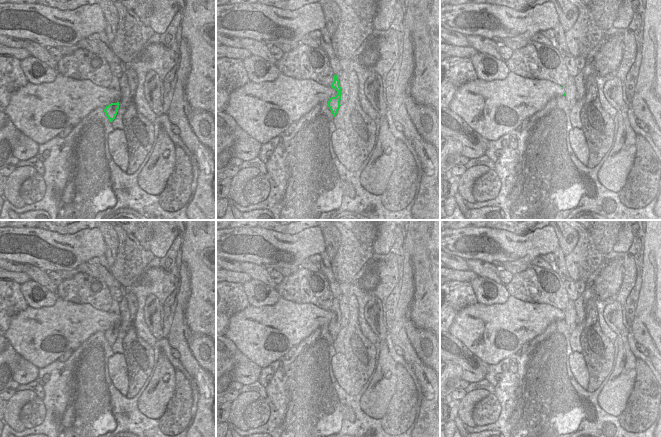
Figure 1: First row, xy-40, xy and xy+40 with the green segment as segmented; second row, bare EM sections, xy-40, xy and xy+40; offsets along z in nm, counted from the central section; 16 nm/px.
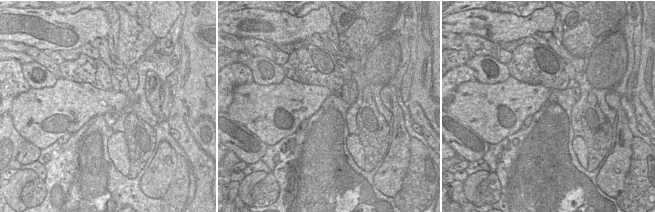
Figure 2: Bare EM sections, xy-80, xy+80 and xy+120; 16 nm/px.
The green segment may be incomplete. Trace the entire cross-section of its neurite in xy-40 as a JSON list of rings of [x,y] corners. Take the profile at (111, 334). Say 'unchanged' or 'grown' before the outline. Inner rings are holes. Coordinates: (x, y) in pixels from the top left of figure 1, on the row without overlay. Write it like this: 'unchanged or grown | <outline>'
unchanged | [[[119,326],[111,327],[105,331],[104,336],[110,346],[112,346],[115,343],[118,333],[119,333]]]

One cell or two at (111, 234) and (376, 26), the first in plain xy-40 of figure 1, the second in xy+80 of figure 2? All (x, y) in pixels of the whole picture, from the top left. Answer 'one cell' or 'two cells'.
one cell

